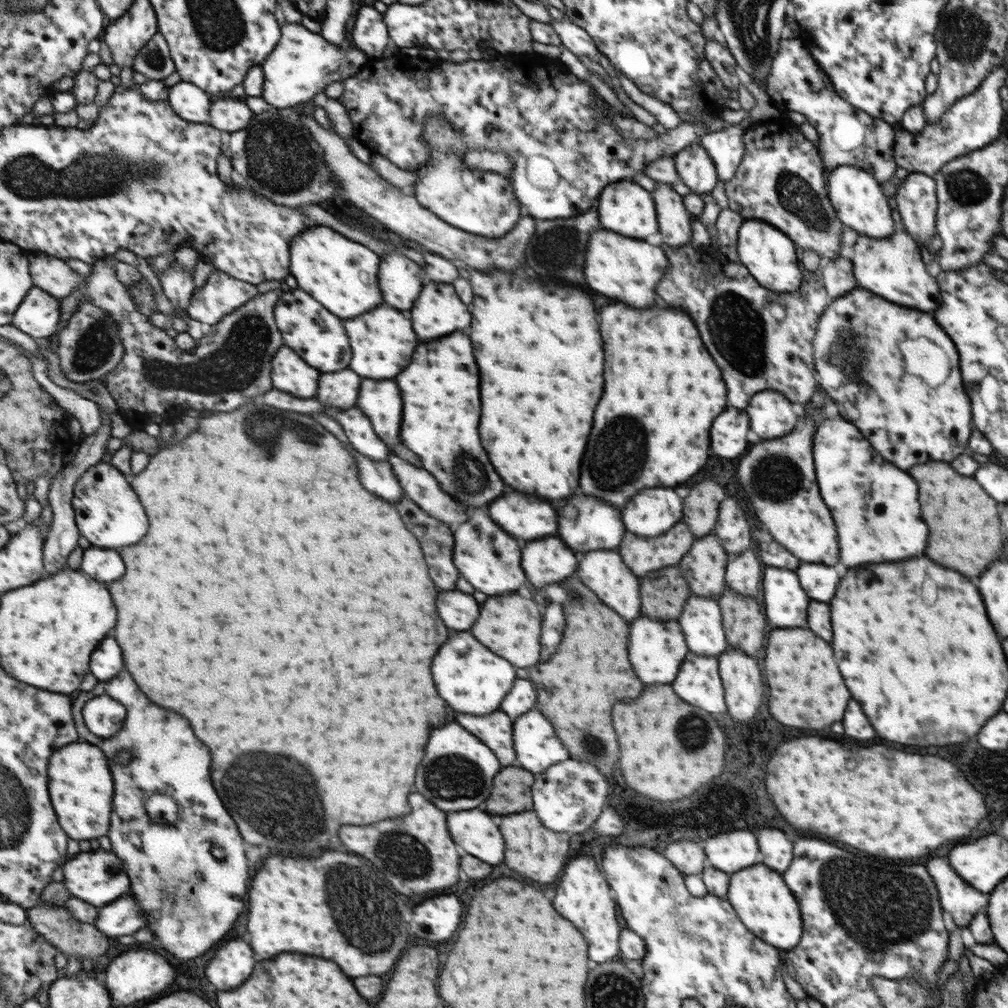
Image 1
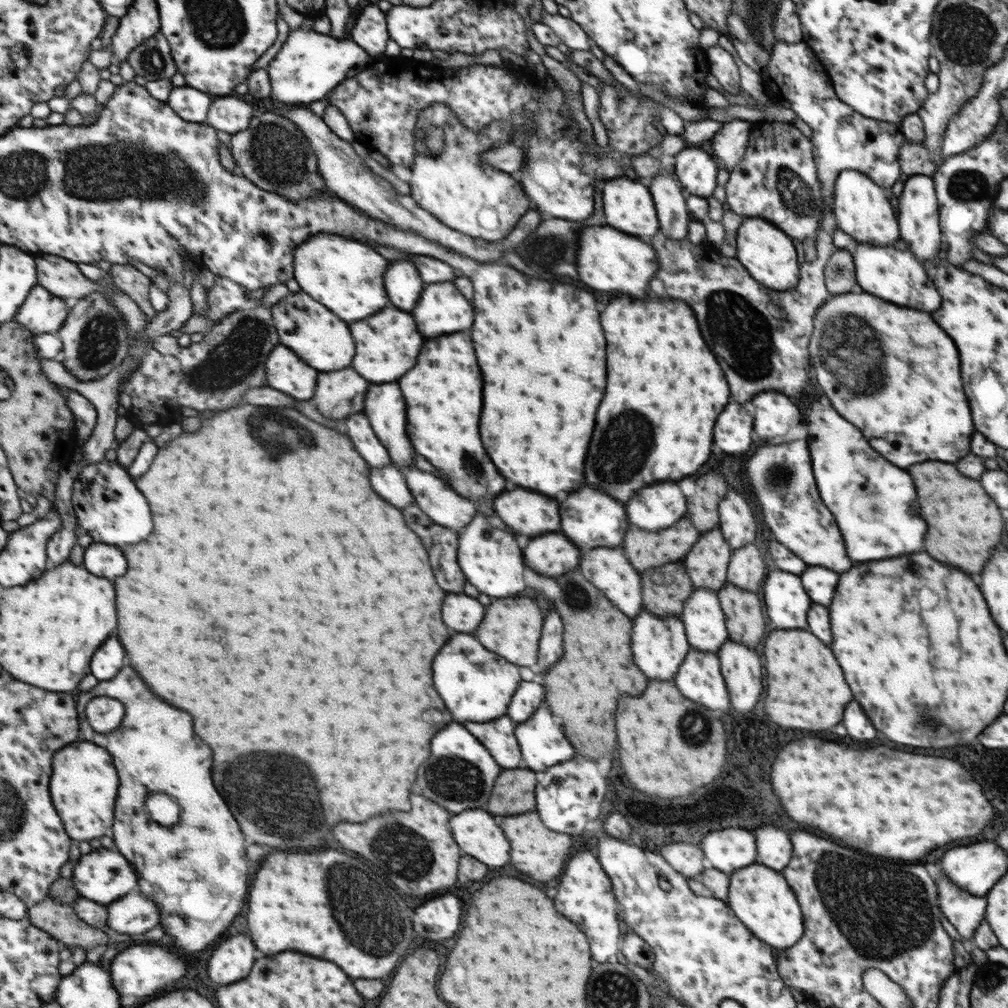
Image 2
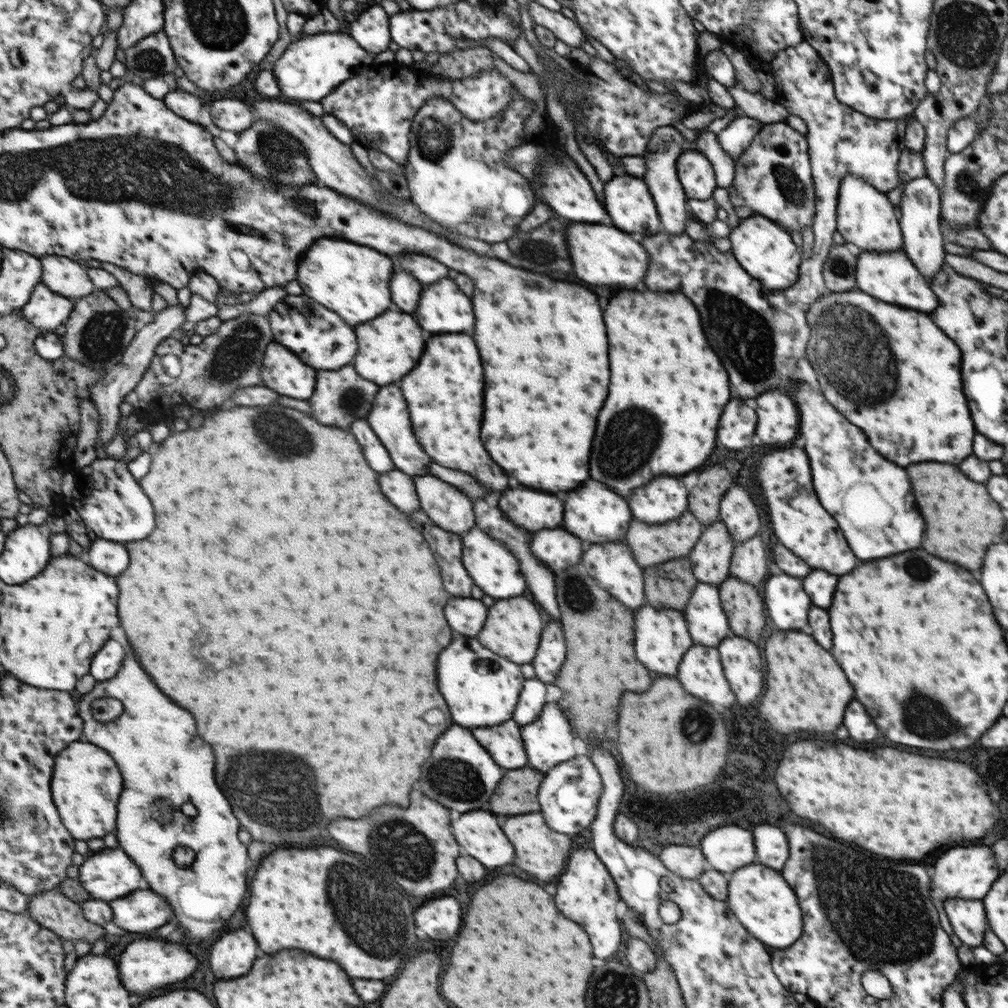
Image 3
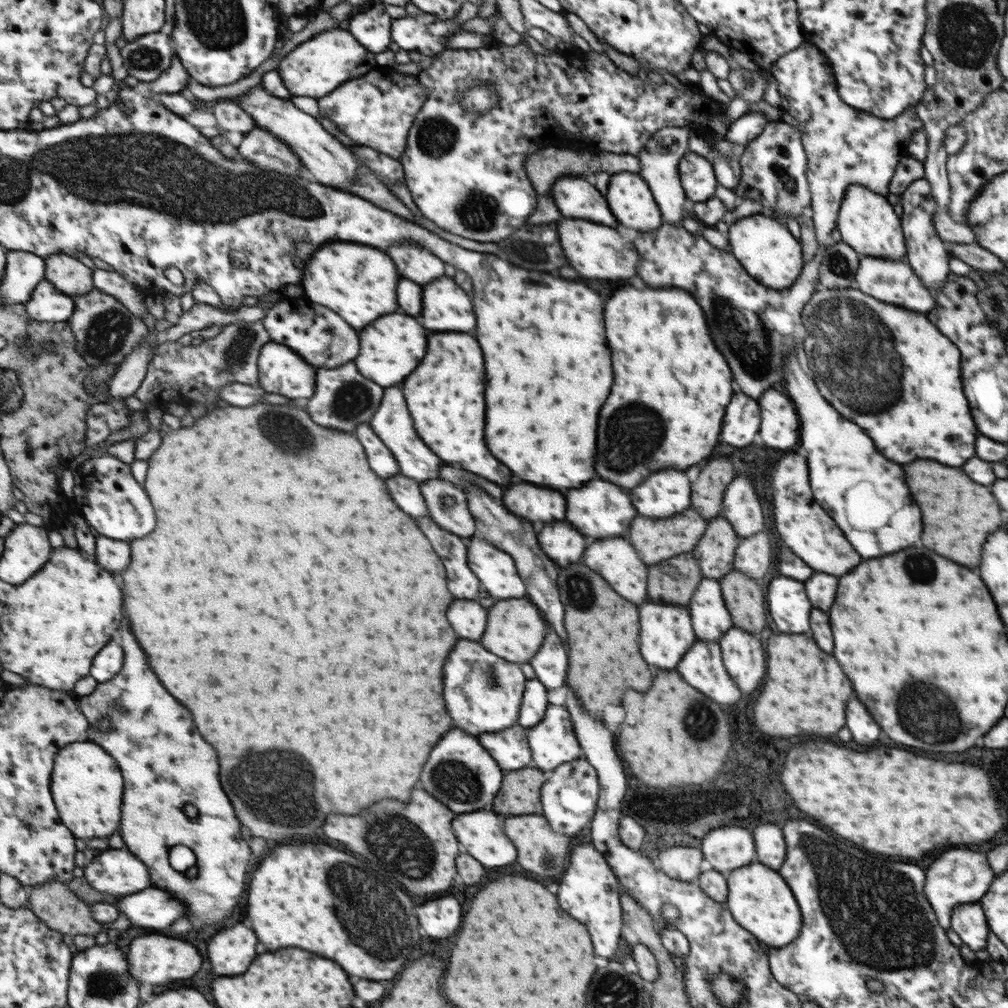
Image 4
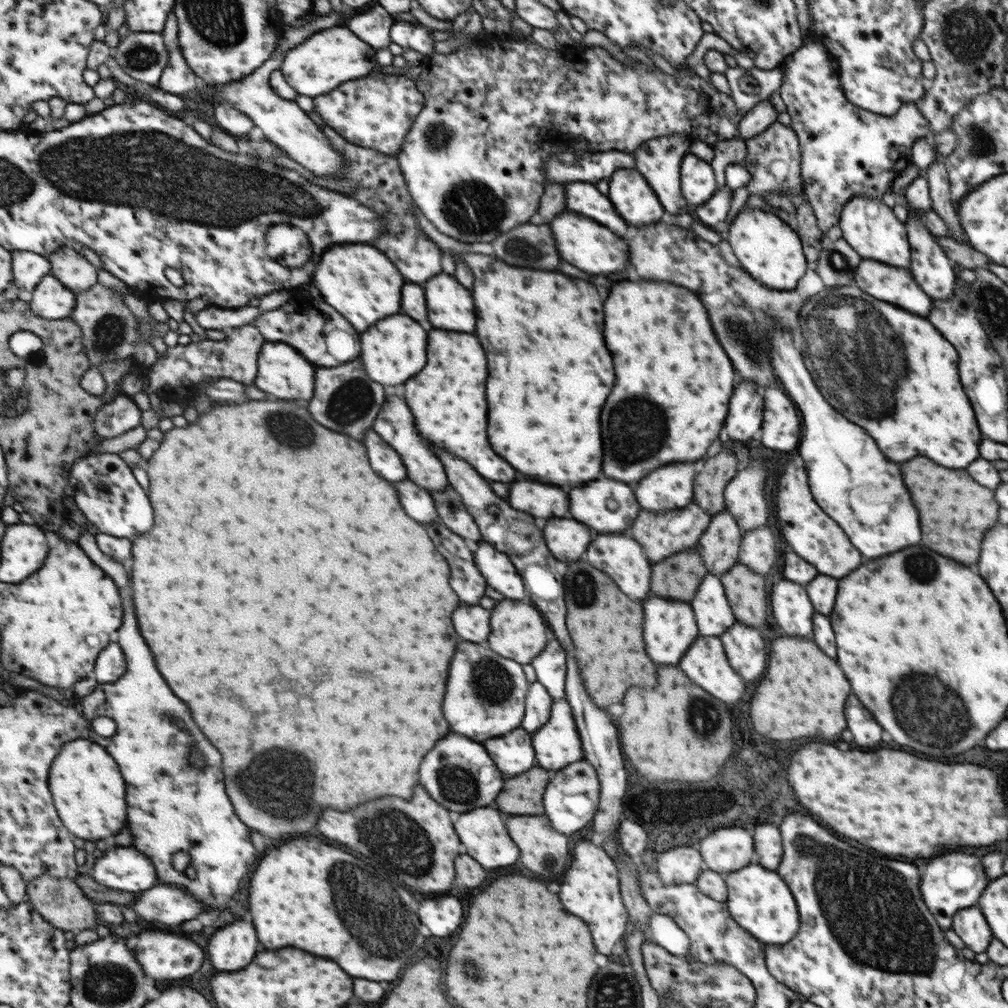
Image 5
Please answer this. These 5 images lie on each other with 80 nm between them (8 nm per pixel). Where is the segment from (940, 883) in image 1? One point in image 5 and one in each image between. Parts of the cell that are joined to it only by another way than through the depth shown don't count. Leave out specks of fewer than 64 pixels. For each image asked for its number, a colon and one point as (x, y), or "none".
2: (963, 911)
3: (967, 919)
4: (968, 921)
5: (968, 925)

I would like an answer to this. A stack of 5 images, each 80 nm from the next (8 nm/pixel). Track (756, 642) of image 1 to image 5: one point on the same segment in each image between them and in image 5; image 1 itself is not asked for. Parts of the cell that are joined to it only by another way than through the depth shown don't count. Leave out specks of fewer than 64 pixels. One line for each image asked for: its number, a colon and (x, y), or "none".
2: (745, 622)
3: (743, 604)
4: (744, 597)
5: (747, 590)

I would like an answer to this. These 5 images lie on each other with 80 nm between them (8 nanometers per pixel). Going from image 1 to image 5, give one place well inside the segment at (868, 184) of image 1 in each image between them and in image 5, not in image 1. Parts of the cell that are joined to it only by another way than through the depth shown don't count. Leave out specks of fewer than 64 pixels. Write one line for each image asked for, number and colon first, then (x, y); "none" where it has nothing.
2: (860, 209)
3: (864, 217)
4: (866, 223)
5: (867, 226)

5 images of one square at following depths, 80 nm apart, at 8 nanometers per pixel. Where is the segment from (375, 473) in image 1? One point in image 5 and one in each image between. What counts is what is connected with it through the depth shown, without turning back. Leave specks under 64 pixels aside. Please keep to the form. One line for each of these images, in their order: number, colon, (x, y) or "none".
2: (389, 482)
3: (400, 490)
4: (407, 493)
5: (419, 504)

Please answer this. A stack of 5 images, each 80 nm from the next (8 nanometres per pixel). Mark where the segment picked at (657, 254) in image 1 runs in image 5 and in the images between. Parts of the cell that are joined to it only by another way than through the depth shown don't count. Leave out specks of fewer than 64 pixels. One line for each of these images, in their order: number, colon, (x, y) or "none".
2: (610, 261)
3: (601, 255)
4: (595, 251)
5: (580, 241)

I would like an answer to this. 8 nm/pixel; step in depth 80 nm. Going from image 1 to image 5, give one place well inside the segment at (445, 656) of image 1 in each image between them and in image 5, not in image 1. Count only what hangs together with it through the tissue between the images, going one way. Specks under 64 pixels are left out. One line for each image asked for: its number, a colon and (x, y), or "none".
2: (478, 684)
3: (482, 688)
4: (483, 691)
5: (478, 709)

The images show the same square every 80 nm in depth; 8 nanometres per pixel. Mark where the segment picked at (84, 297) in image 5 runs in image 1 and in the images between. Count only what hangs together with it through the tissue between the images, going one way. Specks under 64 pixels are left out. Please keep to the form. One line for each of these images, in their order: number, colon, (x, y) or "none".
1: (91, 348)
2: (95, 337)
3: (99, 331)
4: (106, 331)

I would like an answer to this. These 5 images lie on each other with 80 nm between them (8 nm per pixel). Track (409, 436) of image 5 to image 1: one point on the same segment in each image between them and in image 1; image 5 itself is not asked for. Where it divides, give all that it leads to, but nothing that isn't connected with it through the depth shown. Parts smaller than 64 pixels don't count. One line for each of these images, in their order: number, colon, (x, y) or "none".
1: (381, 402)
2: (385, 408)
3: (389, 419)
4: (392, 423)

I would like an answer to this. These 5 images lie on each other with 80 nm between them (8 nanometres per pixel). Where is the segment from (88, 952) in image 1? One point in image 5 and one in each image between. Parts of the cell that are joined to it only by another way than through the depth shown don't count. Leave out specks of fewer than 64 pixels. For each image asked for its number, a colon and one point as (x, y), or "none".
2: (61, 920)
3: (53, 909)
4: (55, 903)
5: (60, 900)

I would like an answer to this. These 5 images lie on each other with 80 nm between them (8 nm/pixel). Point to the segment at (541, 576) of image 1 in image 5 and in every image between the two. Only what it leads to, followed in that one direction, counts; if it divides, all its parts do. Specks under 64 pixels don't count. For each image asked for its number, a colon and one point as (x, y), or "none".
2: (552, 554)
3: (556, 548)
4: (560, 541)
5: (566, 538)

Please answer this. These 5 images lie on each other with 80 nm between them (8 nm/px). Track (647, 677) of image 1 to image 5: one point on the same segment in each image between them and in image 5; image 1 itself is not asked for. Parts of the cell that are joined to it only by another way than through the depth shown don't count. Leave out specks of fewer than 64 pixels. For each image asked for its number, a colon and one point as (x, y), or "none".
2: (660, 644)
3: (663, 637)
4: (668, 632)
5: (670, 626)

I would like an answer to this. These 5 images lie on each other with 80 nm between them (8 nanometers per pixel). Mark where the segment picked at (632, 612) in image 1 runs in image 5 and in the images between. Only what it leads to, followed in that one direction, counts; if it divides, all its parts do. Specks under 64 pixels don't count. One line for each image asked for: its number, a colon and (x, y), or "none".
2: (607, 568)
3: (612, 565)
4: (615, 559)
5: (622, 558)

